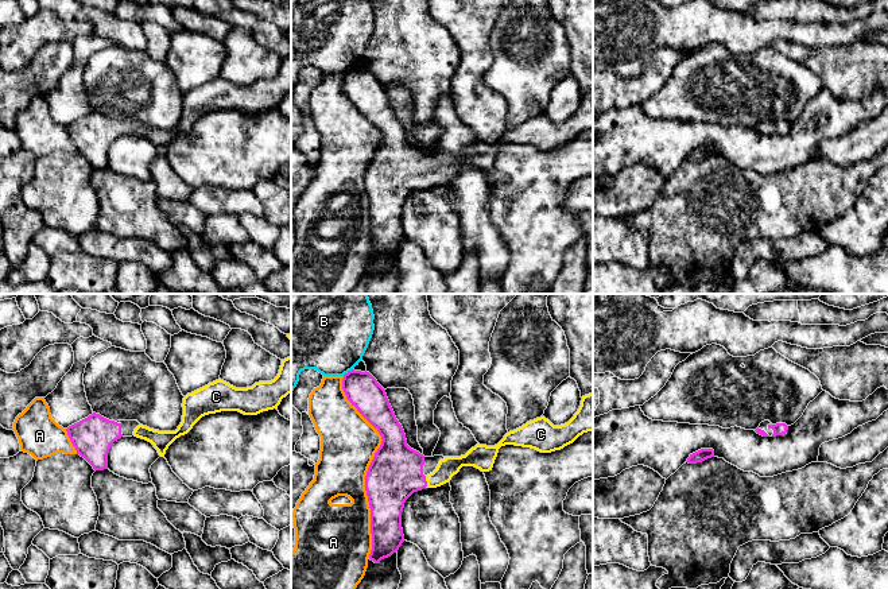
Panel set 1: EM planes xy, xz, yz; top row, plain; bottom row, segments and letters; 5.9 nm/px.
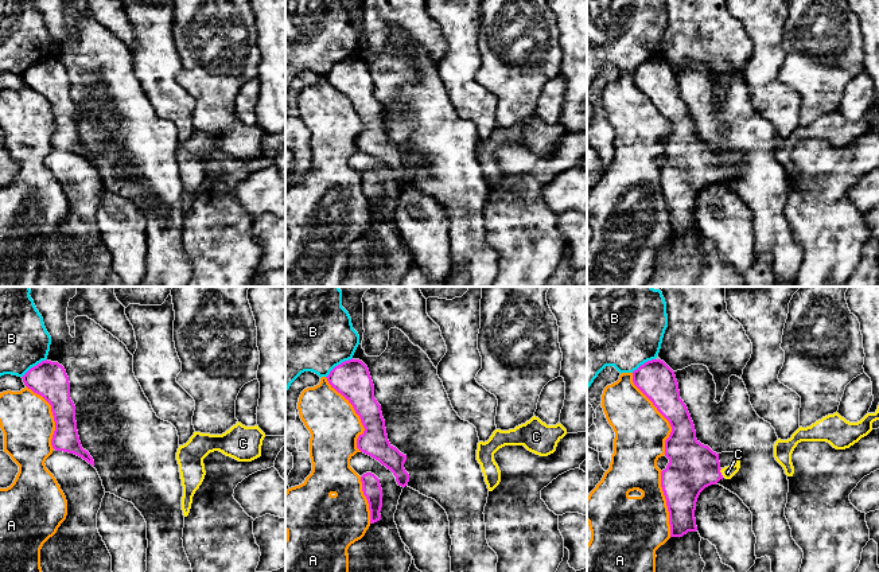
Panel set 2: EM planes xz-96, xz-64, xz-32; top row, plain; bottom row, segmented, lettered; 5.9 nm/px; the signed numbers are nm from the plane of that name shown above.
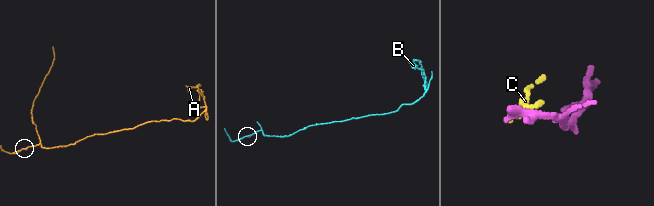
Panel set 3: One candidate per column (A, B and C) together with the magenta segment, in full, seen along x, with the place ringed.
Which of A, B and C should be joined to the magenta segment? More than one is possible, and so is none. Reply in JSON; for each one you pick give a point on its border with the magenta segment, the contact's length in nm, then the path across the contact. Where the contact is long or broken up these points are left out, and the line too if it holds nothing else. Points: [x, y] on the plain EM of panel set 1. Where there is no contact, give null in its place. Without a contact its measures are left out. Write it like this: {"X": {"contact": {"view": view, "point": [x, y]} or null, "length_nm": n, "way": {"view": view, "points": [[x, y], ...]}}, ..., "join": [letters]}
{"C": {"contact": {"view": "xz", "point": [426, 179]}, "length_nm": 70, "way": {"view": "xz", "points": [[396, 169], [413, 178], [426, 179], [437, 177], [449, 165]]}}, "join": ["C"]}

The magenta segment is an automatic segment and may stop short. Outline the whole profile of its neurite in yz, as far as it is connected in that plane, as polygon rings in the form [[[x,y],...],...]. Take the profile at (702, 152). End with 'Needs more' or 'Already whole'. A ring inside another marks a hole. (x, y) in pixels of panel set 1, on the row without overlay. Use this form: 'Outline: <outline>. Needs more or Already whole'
Outline: [[[701,147],[693,152],[690,152],[690,155],[687,156],[686,160],[689,162],[697,162],[697,160],[702,160],[707,156],[714,155],[714,148],[713,147]]]. Already whole

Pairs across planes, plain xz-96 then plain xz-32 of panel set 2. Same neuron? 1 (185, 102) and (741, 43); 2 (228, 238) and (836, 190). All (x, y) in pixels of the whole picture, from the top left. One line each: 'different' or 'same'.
1: different
2: same

